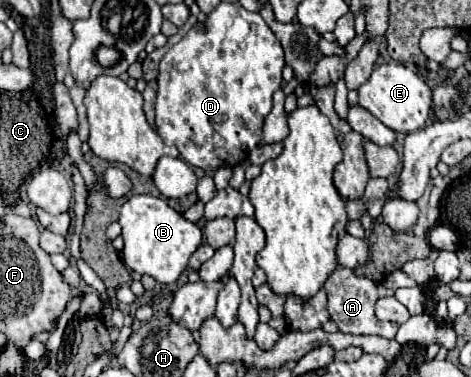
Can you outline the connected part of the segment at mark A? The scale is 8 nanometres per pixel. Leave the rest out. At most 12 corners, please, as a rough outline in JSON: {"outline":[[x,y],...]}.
{"outline":[[335,269],[327,279],[331,319],[343,333],[395,338],[375,317],[381,283]]}

